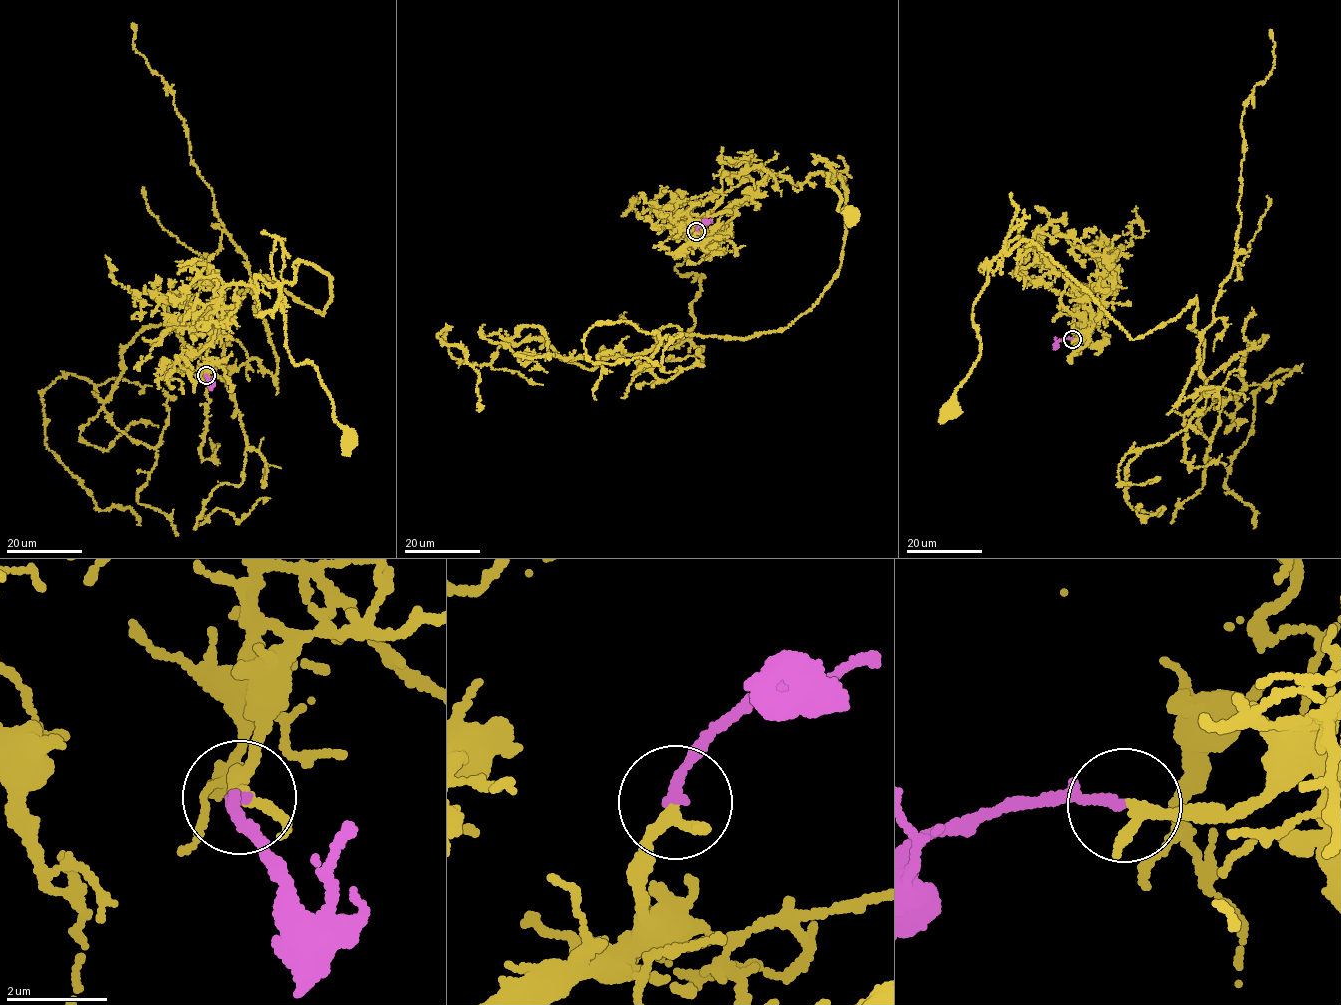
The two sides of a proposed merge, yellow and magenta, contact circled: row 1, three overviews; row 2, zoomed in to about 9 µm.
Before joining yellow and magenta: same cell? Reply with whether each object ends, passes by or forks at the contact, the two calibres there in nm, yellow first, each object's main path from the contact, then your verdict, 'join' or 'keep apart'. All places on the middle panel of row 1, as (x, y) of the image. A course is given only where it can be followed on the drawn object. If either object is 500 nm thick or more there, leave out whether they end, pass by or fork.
yellow passes by | magenta ends | 200/190 nm | yellow via (696, 230), (695, 242), (776, 175), (800, 185), (833, 171), (826, 179), (839, 192), (837, 209), (851, 216) | magenta via (697, 231), (705, 222), (712, 220) | join

